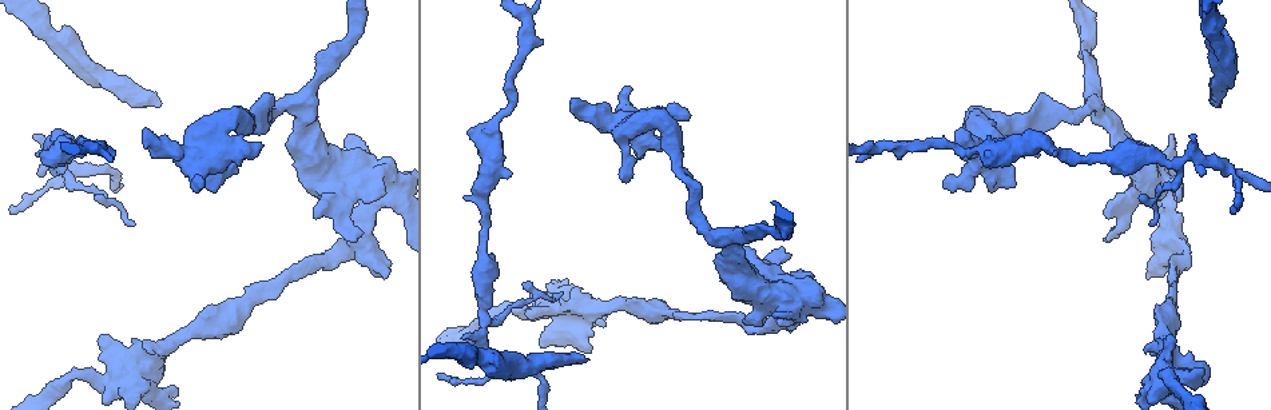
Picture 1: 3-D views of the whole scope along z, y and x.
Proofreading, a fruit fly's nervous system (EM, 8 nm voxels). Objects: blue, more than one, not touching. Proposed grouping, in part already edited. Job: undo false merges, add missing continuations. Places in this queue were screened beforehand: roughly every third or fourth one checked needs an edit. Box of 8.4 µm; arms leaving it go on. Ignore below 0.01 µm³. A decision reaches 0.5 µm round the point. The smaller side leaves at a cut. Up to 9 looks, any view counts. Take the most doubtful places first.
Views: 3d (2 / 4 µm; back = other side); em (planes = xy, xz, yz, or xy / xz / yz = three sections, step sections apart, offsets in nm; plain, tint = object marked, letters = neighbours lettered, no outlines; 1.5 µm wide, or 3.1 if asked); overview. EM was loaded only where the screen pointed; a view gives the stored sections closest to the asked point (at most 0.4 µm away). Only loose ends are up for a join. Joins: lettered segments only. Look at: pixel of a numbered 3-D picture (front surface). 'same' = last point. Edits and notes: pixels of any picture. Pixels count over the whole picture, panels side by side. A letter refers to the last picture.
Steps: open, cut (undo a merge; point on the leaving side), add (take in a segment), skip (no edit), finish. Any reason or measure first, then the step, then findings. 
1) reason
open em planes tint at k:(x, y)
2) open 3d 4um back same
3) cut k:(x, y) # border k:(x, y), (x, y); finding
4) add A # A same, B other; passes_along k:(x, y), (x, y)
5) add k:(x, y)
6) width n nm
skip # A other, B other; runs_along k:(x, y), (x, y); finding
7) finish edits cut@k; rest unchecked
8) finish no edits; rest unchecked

thick end
open em planes letters at 1:(1217, 104)

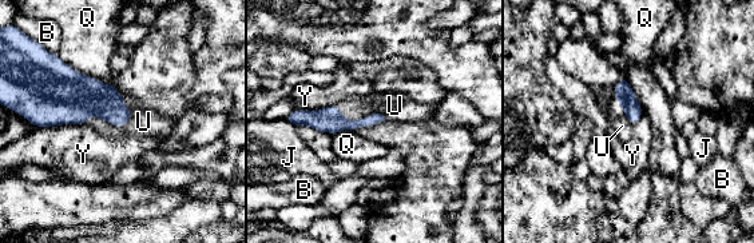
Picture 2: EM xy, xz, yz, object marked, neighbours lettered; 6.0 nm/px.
add U # B other, J other, Q other, U same, Y other; passes_along 2:(82, 96), (112, 124), (143, 122); it goes on there

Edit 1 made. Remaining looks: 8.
branch stops here
open 3d 4um at 1:(896, 156)

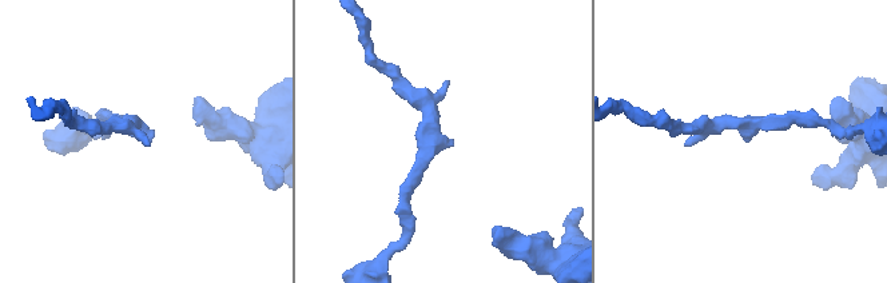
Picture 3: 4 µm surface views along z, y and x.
open em planes letters at 3:(743, 134)

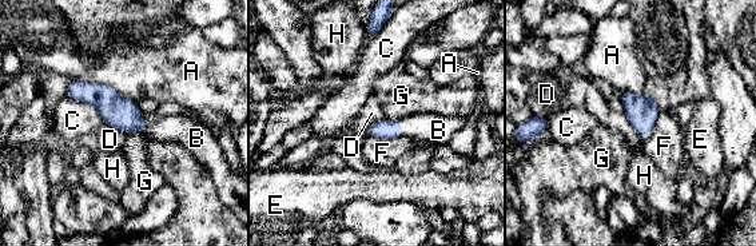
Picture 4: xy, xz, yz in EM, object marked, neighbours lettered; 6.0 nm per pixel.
width 120 nm
add B # A other, B same, C other, D other, E other, F other, G other, H other; passes_along 4:(385, 129), (401, 129), (438, 130); it goes on there

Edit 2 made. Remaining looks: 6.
see it whole again
open overview

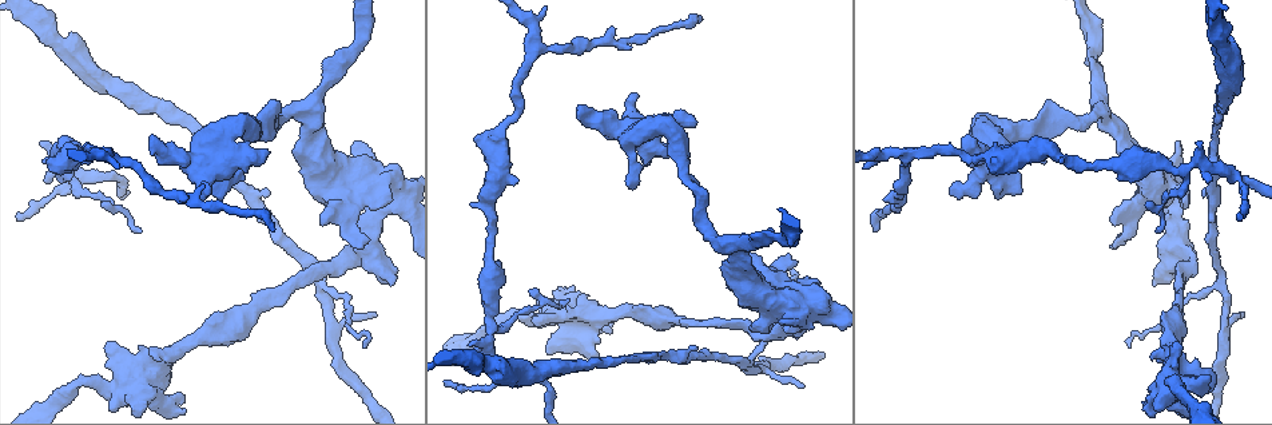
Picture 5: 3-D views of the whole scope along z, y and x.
sudden change in width
open em xy step 4 tint at 5:(488, 325)

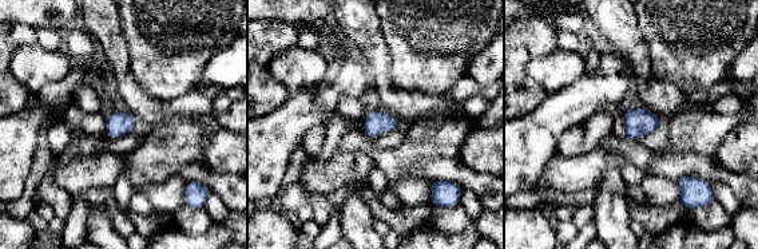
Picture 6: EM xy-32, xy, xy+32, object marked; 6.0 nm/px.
another direction
open em planes letters same

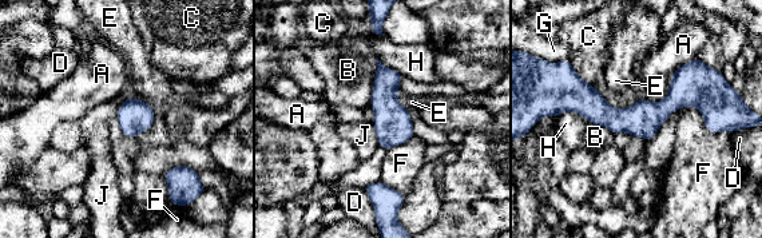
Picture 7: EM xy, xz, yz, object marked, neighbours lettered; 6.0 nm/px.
skip # A other, B other, C other, D other, E other, F other, G other, H other, J other; border 7:(372, 123), (378, 145); continuous, no second cell

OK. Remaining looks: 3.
an open end
open em planes letters at 5:(268, 154)

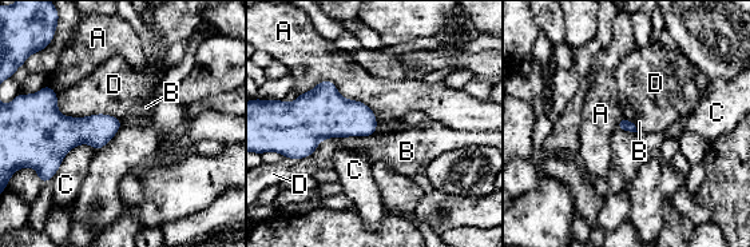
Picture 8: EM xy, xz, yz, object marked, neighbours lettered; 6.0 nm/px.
longest_contact D 500 nm
skip # A other, B other, C other, D other; no lettered segment goes on from it

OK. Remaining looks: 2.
finish edits add@2, add@4; rest unchecked

